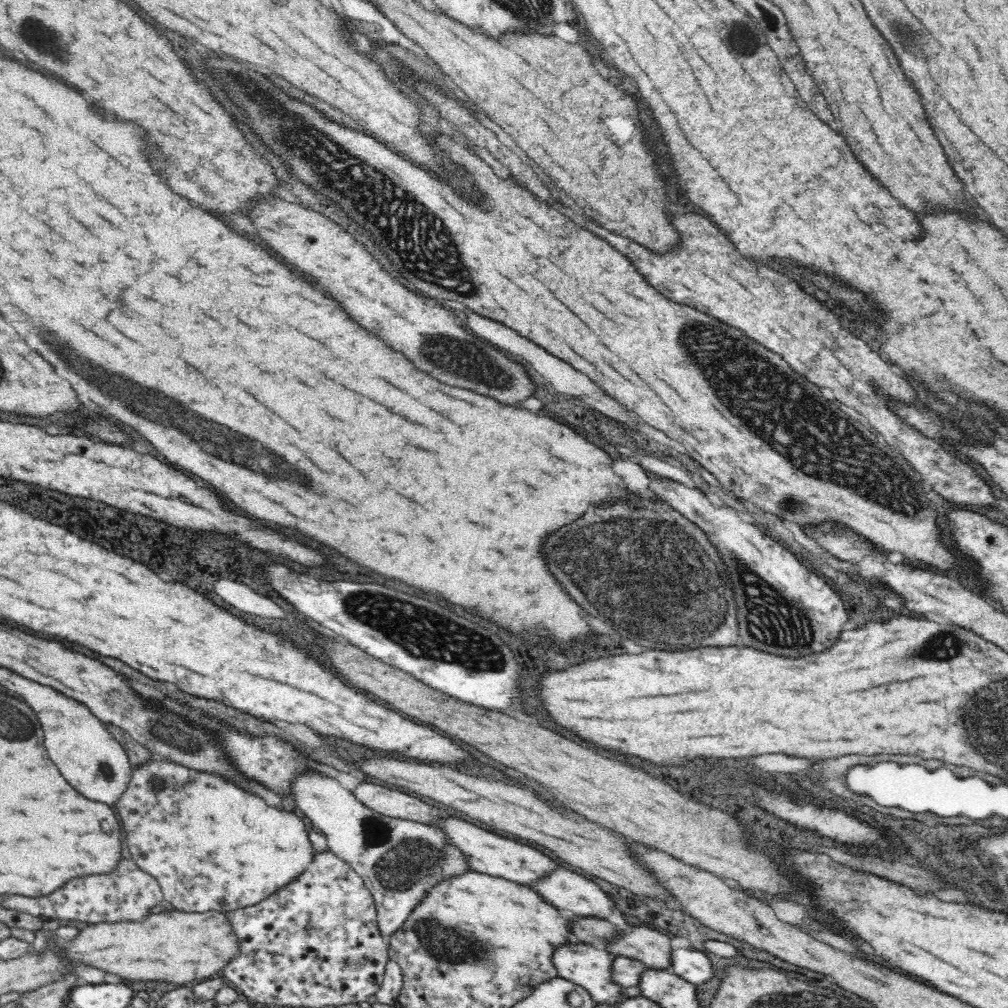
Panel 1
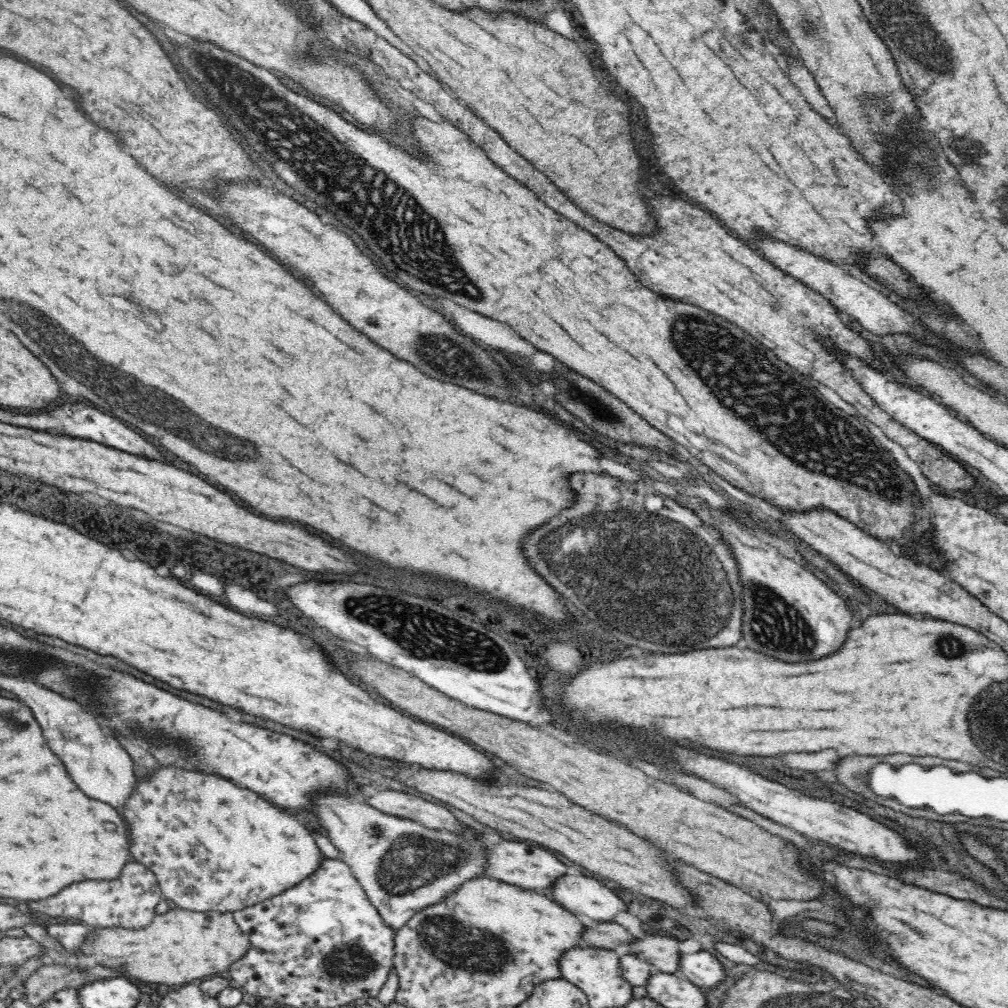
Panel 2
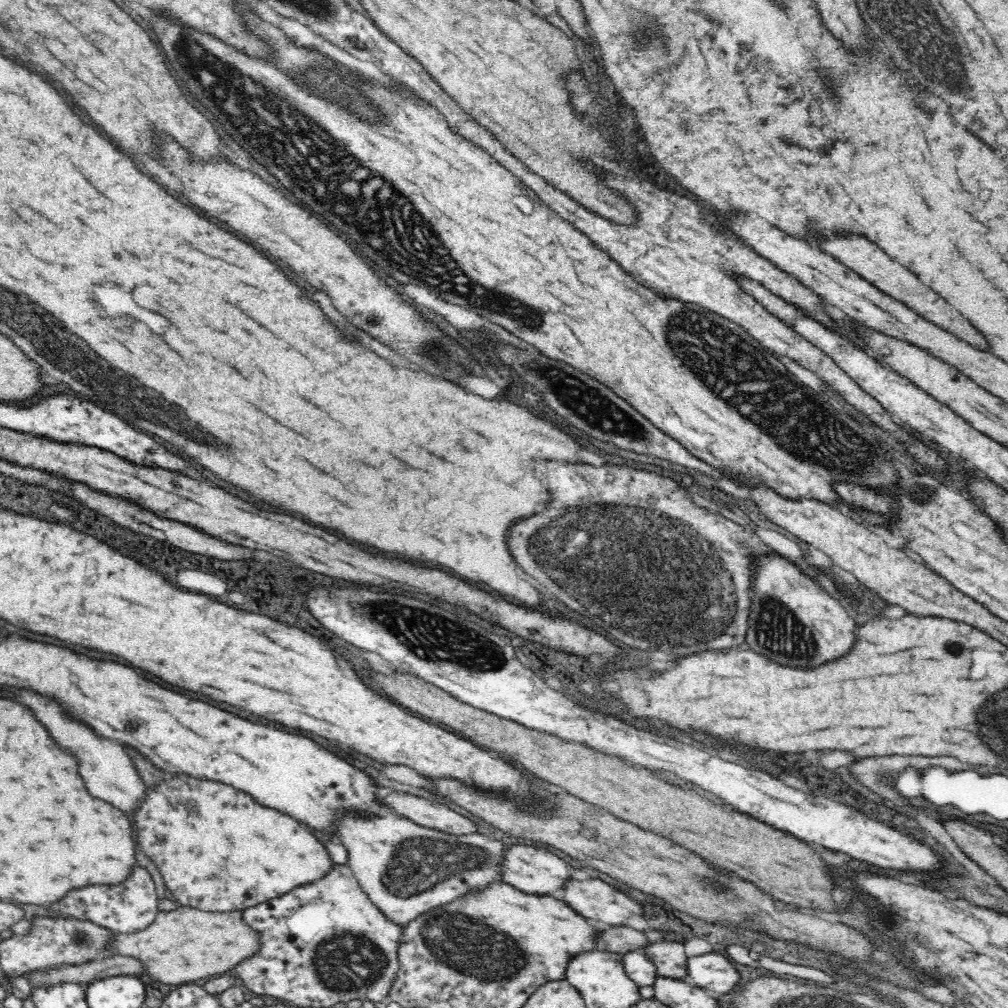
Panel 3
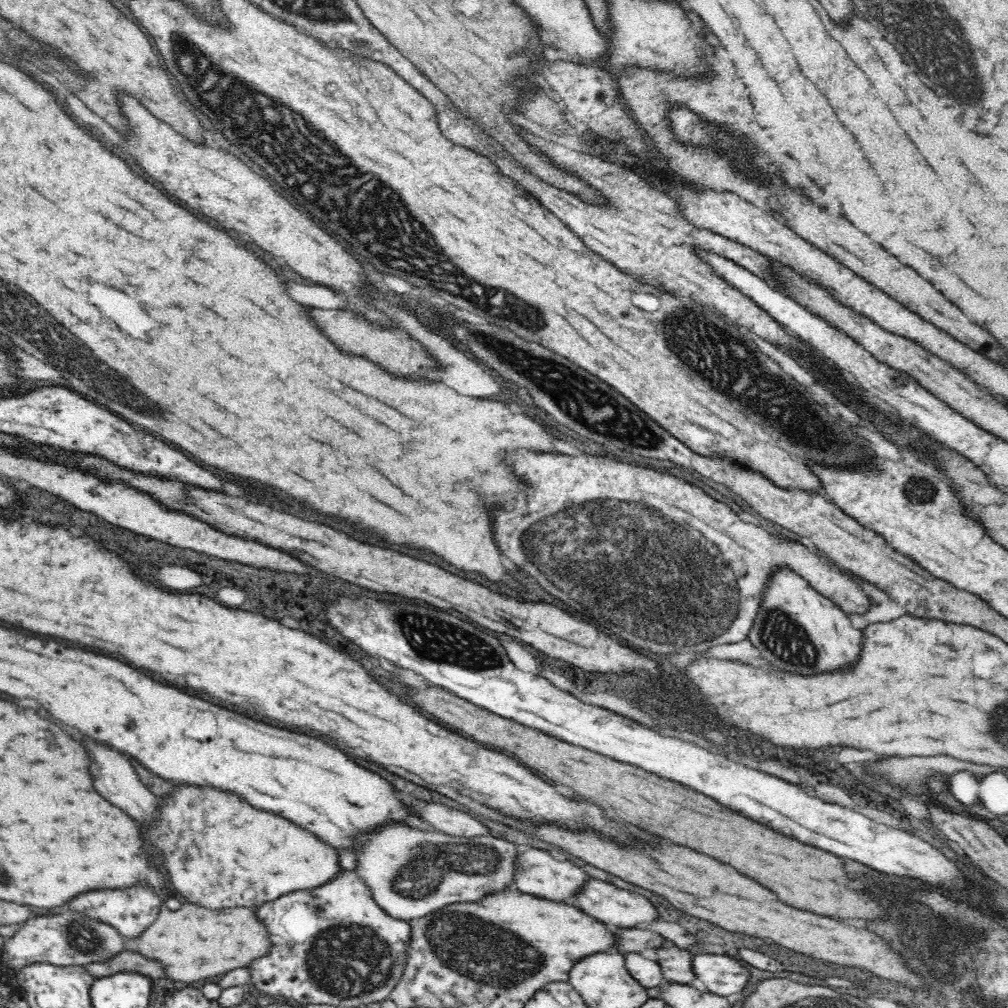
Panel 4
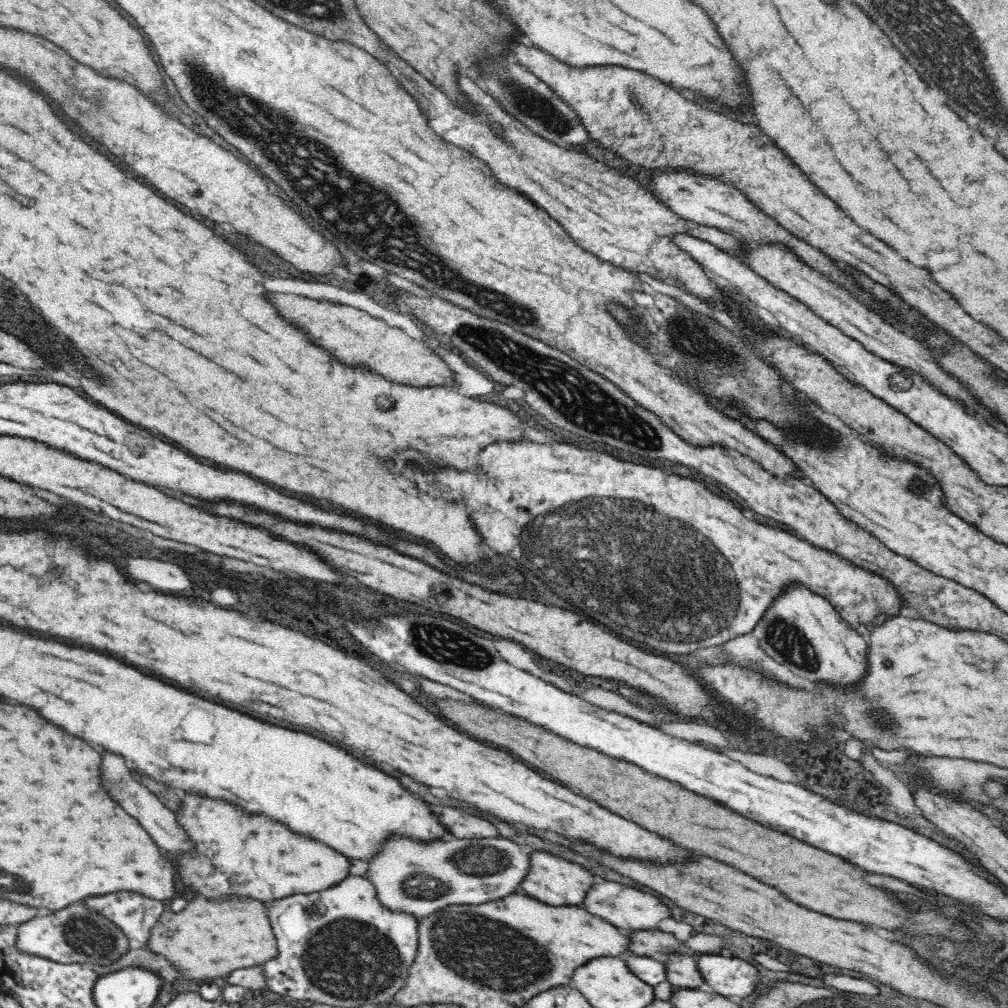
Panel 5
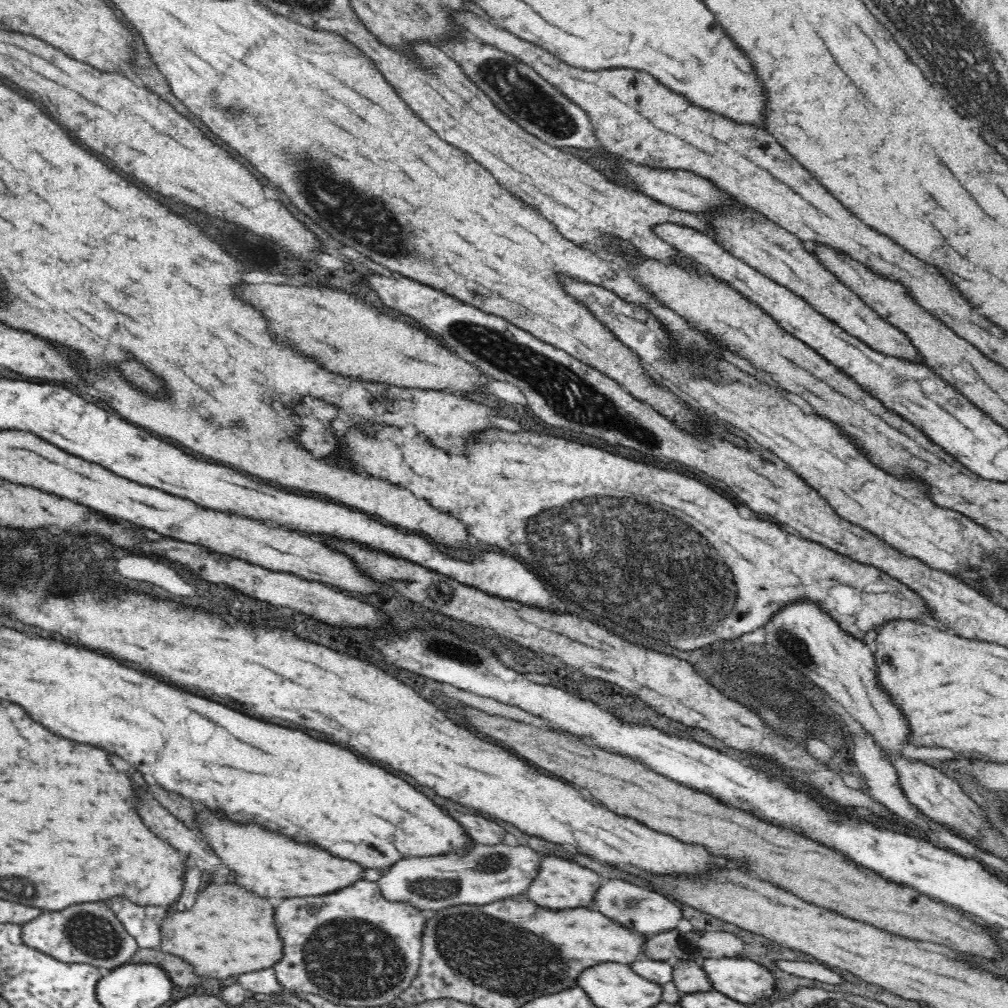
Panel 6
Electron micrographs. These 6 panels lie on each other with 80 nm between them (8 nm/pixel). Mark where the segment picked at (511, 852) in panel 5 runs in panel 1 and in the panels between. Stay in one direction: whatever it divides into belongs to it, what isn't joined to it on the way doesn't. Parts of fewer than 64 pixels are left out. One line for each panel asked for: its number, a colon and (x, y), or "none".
1: (398, 860)
2: (403, 866)
3: (406, 869)
4: (411, 870)

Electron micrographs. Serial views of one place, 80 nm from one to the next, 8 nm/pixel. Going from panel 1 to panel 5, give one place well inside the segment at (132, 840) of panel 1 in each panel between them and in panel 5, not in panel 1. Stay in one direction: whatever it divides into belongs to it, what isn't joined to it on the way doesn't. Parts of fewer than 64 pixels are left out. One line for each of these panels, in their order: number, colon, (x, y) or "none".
2: (213, 847)
3: (207, 839)
4: (219, 852)
5: (236, 853)

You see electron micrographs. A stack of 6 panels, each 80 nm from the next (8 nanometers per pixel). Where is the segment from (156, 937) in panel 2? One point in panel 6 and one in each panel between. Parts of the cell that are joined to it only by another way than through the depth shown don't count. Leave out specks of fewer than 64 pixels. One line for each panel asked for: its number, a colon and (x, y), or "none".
3: (181, 946)
4: (192, 943)
5: (207, 939)
6: (228, 931)

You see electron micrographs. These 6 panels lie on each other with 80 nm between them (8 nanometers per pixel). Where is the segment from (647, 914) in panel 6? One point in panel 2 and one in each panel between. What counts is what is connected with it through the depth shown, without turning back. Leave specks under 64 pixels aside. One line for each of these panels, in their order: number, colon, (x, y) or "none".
2: (580, 895)
3: (593, 898)
4: (607, 903)
5: (626, 907)

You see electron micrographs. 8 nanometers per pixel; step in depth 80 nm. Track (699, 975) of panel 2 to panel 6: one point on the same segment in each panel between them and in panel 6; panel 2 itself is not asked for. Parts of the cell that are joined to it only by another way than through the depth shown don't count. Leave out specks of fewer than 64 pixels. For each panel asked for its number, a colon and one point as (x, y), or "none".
3: (711, 971)
4: (722, 975)
5: (729, 976)
6: (740, 979)

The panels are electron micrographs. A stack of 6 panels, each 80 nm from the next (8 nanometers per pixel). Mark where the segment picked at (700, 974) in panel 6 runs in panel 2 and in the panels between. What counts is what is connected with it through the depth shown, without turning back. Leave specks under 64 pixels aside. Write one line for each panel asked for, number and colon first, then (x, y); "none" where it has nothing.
2: (662, 952)
3: (668, 957)
4: (675, 963)
5: (682, 971)

